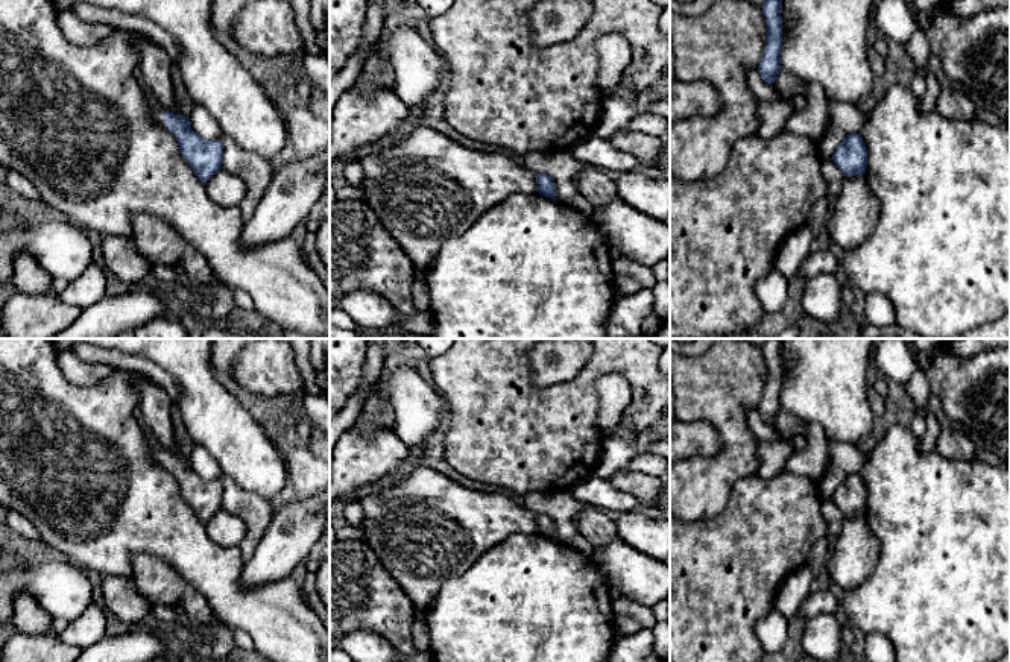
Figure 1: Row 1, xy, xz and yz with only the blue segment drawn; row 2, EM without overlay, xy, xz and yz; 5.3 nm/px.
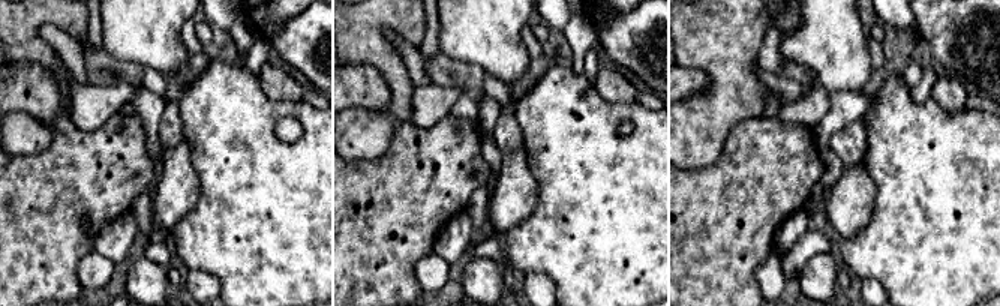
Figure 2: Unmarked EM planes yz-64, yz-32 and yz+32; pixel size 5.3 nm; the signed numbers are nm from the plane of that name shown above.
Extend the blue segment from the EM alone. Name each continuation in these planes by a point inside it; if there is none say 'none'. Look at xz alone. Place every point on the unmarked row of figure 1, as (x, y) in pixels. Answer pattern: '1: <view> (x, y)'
none

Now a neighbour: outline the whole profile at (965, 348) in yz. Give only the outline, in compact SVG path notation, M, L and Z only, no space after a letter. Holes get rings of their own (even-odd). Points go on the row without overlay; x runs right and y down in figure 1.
M954 339L952 342L940 348L949 349L961 358L969 358L986 349L996 349L1007 346L1010 346L1010 339Z

